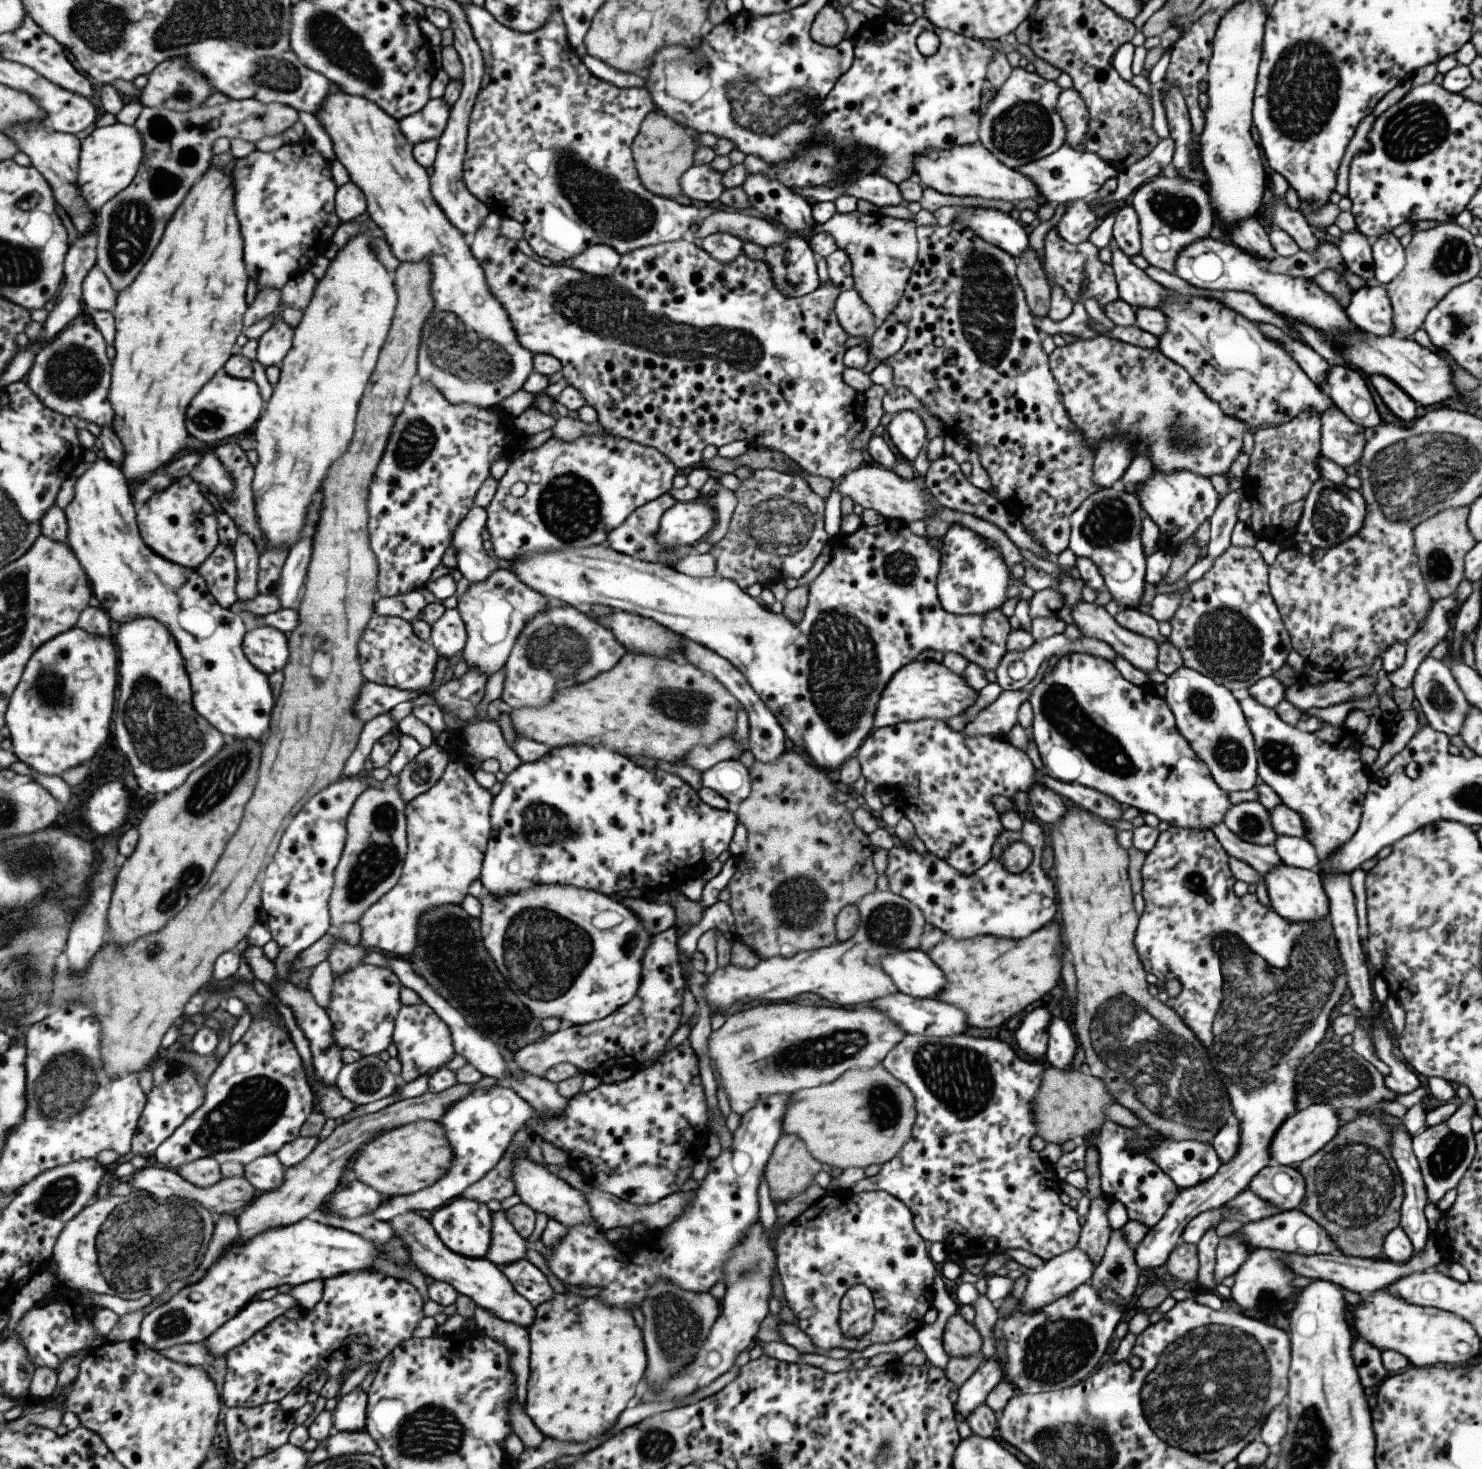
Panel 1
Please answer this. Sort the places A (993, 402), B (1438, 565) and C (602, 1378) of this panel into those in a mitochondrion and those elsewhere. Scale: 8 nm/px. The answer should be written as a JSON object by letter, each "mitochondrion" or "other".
{"A":"other","B":"mitochondrion","C":"other"}

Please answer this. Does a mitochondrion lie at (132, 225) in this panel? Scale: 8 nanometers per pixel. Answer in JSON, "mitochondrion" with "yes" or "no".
{"mitochondrion":"yes"}

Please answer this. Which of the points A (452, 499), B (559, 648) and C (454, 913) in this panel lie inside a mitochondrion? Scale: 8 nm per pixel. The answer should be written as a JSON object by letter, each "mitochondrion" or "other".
{"A":"other","B":"mitochondrion","C":"other"}

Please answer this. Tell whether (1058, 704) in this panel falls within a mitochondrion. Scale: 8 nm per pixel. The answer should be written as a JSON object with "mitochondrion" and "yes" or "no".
{"mitochondrion":"yes"}

